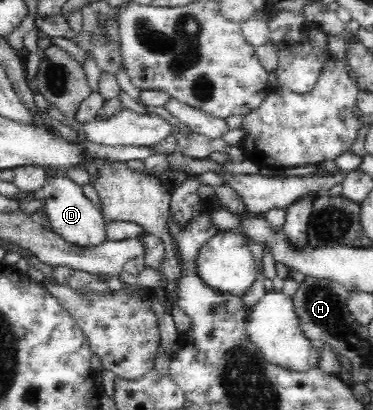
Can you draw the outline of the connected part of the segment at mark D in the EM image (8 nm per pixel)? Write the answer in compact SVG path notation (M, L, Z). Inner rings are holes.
M56 171L47 176L39 195L44 199L43 210L48 215L51 230L60 234L66 241L80 246L91 246L107 238L103 211L84 195L82 186L72 181L66 173Z

